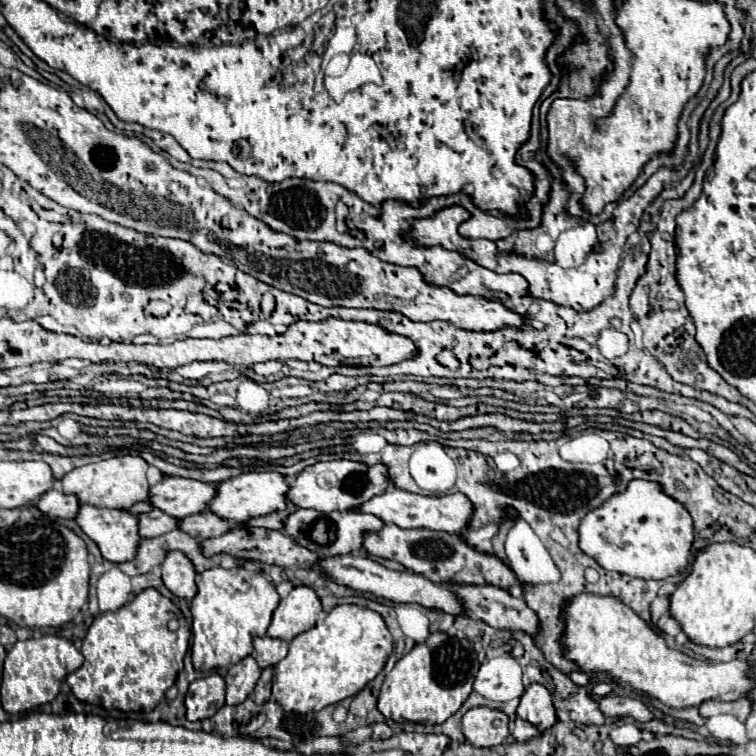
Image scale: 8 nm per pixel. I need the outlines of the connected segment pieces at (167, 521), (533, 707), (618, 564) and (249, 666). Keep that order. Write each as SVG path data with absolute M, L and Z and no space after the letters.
M151 509L149 513L139 513L137 521L139 521L139 537L141 539L159 537L163 533L169 533L169 531L177 529L177 523L179 523L175 517L169 517L159 509Z
M539 683L529 685L521 697L521 703L517 707L517 715L521 719L529 721L531 725L535 725L537 731L545 731L545 729L553 727L557 717L555 717L551 693Z
M635 479L625 493L613 495L601 507L587 513L579 525L579 547L603 569L641 579L665 579L689 565L689 549L695 539L693 519L675 499L661 493L653 481Z
M245 657L239 663L235 663L225 675L227 705L243 703L249 697L249 693L253 691L259 675L261 675L261 667L257 665L253 657Z

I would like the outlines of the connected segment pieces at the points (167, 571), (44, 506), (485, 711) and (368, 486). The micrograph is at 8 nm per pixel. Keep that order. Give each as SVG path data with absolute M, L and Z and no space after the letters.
M171 551L165 557L161 567L163 567L163 583L165 583L165 587L173 595L191 601L195 597L195 593L197 593L193 563L181 551Z
M49 489L39 497L39 501L33 503L41 513L45 513L51 519L75 519L79 511L79 501L73 495L65 495L57 489Z
M473 707L463 715L461 731L475 747L495 747L509 735L507 715L489 707Z
M327 461L327 463L315 463L307 469L303 469L291 483L287 491L287 499L295 507L309 507L321 513L331 513L331 511L347 511L353 509L355 505L361 505L369 501L373 495L379 495L387 491L389 487L389 477L387 477L387 467L385 465L373 465L371 469L363 463L357 461Z

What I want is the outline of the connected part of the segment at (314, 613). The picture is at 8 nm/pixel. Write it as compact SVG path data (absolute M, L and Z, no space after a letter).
M295 587L275 609L267 635L291 641L299 633L315 627L321 613L321 601L315 591L309 587Z

